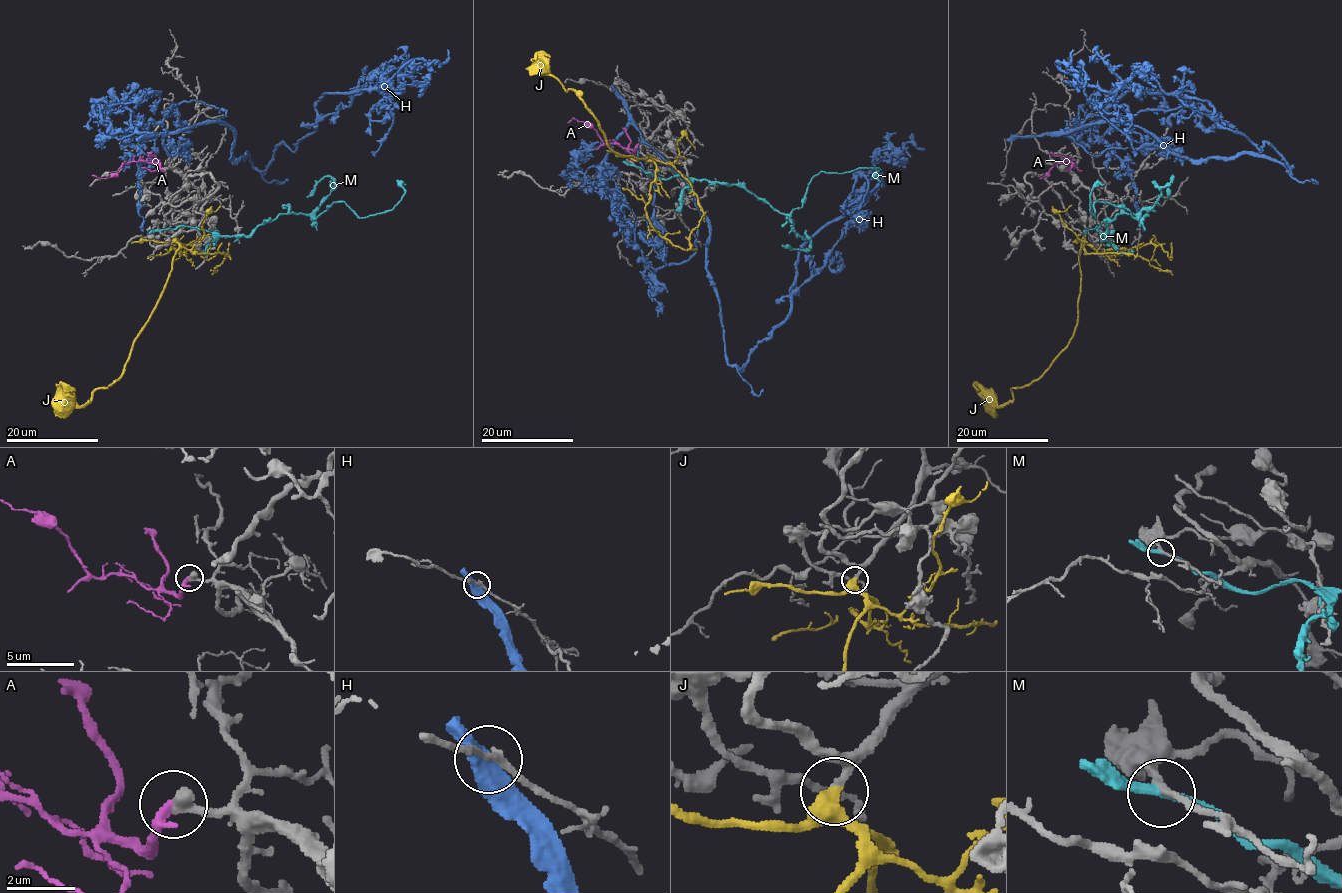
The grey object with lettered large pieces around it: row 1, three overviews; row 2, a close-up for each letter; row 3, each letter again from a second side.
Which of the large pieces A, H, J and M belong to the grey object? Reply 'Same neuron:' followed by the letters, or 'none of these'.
Same neuron: J

